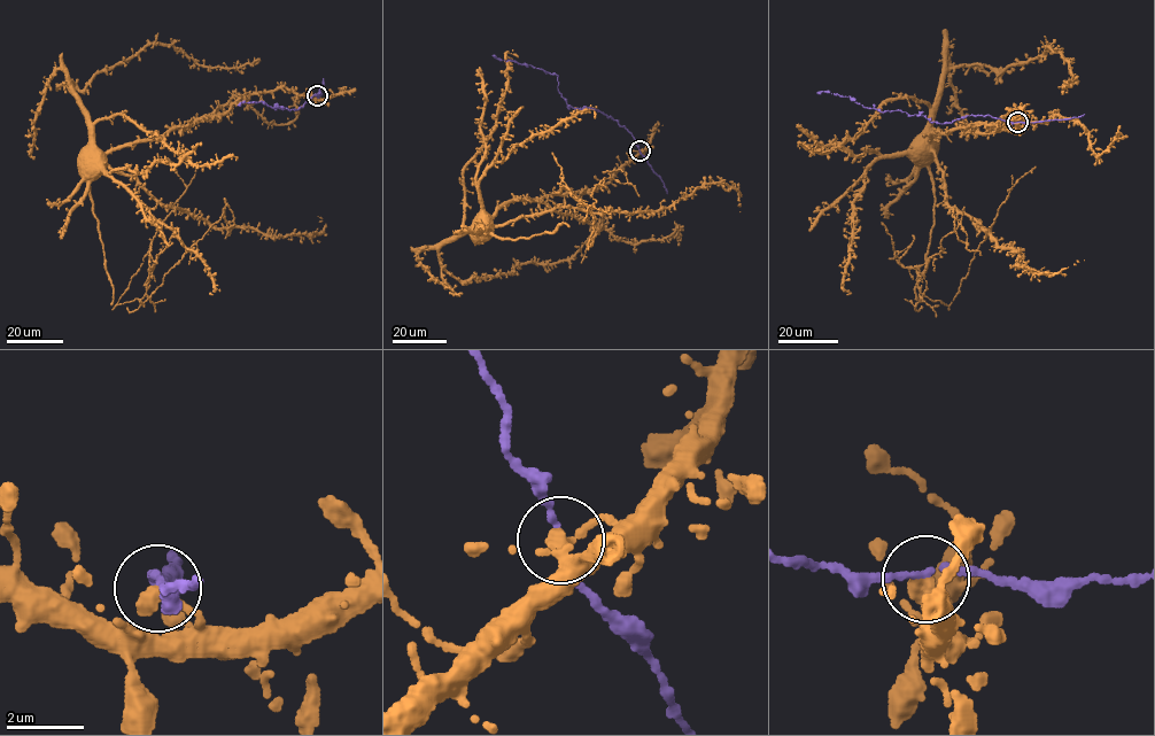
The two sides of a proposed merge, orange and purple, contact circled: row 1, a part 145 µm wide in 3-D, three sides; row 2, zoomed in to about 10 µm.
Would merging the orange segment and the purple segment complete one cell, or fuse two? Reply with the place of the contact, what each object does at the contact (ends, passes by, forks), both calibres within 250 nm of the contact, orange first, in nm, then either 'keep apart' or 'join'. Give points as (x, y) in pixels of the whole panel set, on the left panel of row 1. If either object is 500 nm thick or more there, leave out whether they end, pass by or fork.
at (317, 95); orange ends there; purple passes by; 440 nm thick on the orange side, 160 nm on the other; keep apart

